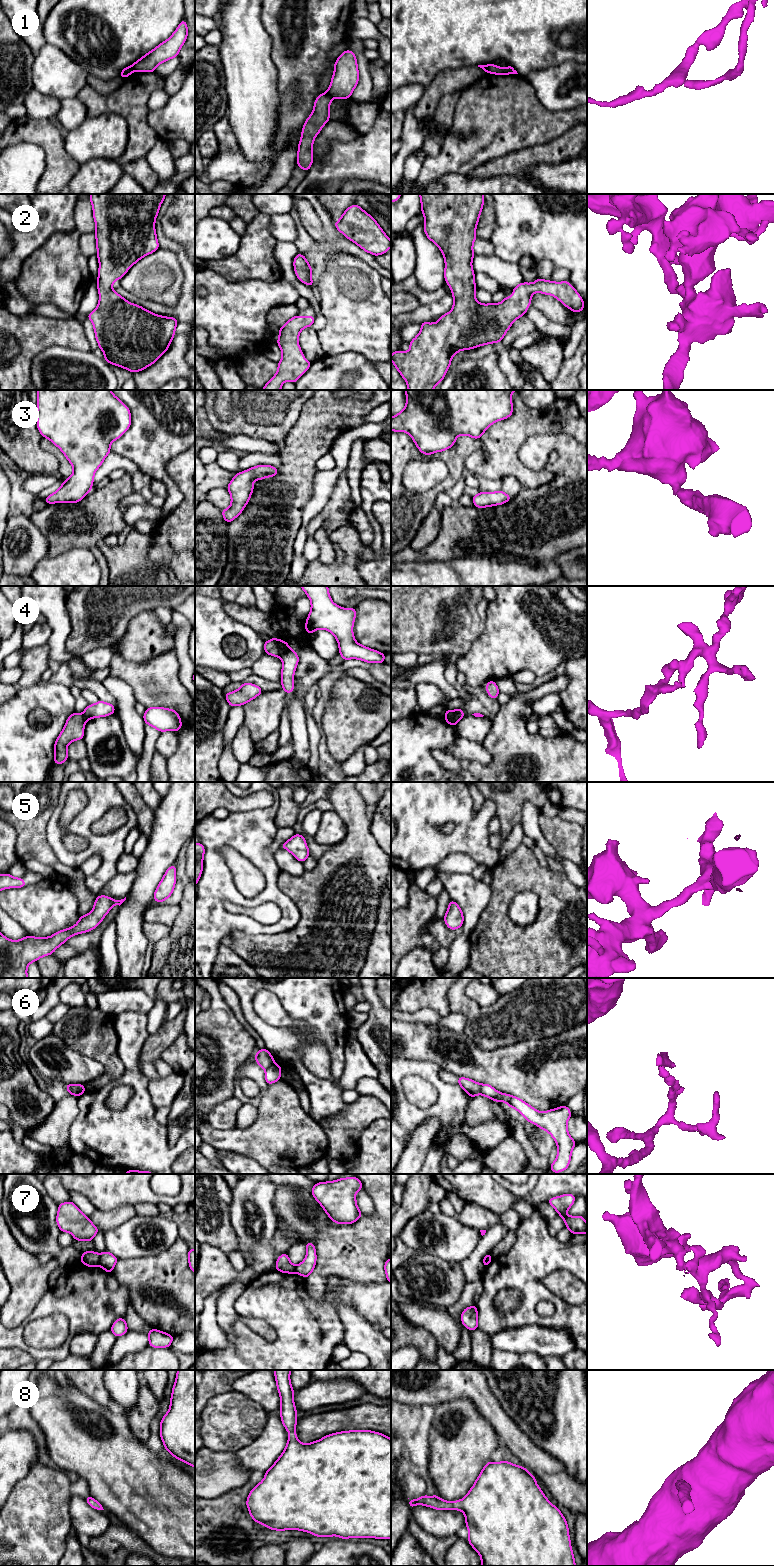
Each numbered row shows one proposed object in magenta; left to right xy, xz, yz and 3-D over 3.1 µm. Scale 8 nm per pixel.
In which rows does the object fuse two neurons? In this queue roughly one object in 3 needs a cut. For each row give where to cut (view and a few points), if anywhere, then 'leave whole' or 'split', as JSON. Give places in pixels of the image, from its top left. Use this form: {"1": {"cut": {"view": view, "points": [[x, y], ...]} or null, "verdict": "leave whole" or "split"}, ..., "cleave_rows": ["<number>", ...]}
{"1": {"cut": {"view": "xz", "points": [[326, 92], [332, 98]]}, "verdict": "split"}, "2": {"cut": null, "verdict": "leave whole"}, "3": {"cut": null, "verdict": "leave whole"}, "4": {"cut": {"view": "xz", "points": [[281, 640], [278, 656]]}, "verdict": "split"}, "5": {"cut": null, "verdict": "leave whole"}, "6": {"cut": {"view": "xz", "points": [[274, 1063], [265, 1070]]}, "verdict": "split"}, "7": {"cut": {"view": "xy", "points": [[100, 1254], [98, 1264]]}, "verdict": "split"}, "8": {"cut": null, "verdict": "leave whole"}, "cleave_rows": ["1", "4", "6", "7"]}

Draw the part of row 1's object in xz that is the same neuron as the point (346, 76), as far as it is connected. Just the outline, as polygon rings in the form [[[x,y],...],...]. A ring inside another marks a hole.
[[[347,49],[336,60],[328,93],[332,98],[347,99],[359,81],[355,54]]]

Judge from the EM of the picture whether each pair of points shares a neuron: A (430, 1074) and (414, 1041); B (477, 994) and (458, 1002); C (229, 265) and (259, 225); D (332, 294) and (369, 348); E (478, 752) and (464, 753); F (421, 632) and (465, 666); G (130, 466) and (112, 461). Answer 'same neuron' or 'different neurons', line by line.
A: different neurons
B: different neurons
C: same neuron
D: same neuron
E: same neuron
F: different neurons
G: same neuron

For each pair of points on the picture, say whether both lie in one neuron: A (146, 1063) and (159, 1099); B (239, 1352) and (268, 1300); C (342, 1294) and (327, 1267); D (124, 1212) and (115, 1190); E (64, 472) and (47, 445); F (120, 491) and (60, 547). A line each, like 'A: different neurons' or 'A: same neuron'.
A: different neurons
B: same neuron
C: different neurons
D: different neurons
E: same neuron
F: same neuron

